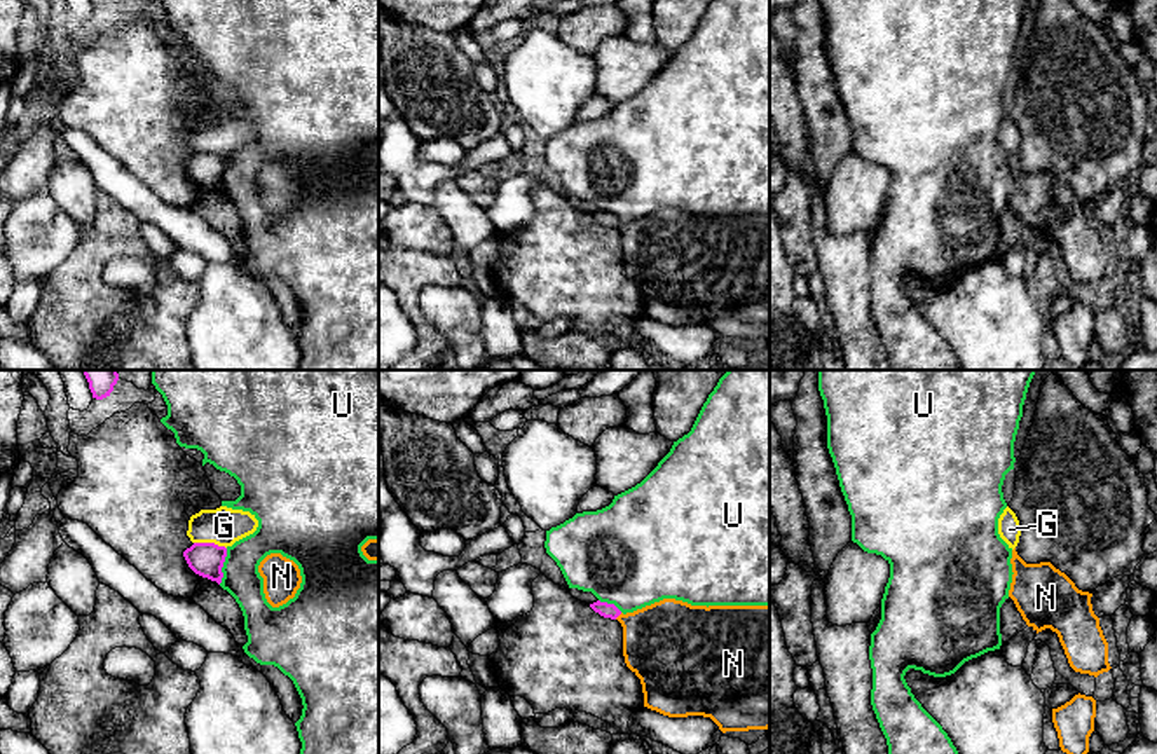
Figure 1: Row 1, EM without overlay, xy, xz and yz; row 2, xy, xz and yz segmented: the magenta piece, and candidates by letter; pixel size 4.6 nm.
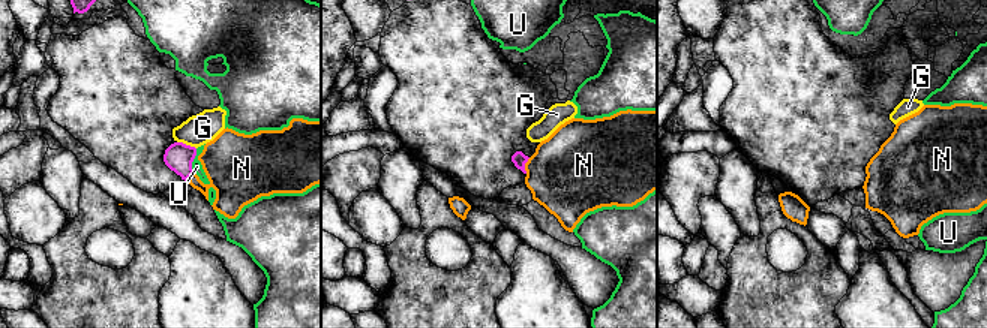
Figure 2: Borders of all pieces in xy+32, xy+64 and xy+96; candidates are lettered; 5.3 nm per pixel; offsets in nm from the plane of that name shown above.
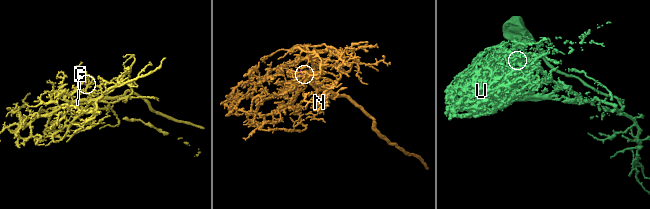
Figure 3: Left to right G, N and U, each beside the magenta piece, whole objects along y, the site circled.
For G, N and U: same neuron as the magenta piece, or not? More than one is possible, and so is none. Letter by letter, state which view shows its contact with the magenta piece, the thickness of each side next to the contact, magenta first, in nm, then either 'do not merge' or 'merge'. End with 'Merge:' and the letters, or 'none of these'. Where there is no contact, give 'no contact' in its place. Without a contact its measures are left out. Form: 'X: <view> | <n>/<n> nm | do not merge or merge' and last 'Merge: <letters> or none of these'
G: xy | 160/180 nm | do not merge
N: xz | 70/380 nm | merge
U: xy | 160/170 nm | do not merge
Merge: N

